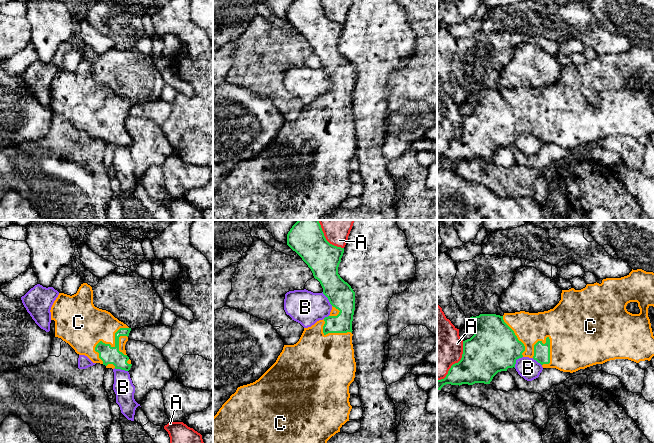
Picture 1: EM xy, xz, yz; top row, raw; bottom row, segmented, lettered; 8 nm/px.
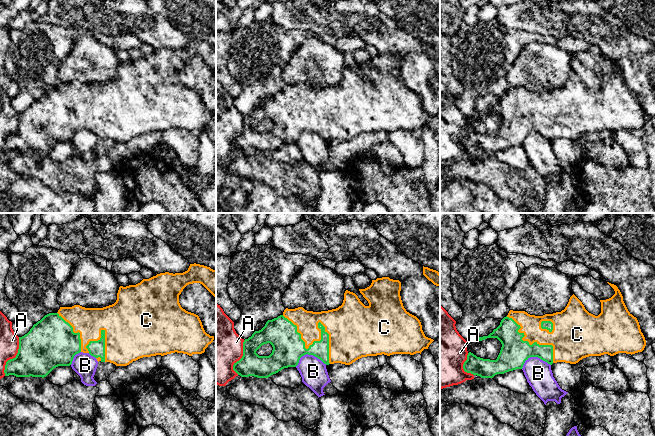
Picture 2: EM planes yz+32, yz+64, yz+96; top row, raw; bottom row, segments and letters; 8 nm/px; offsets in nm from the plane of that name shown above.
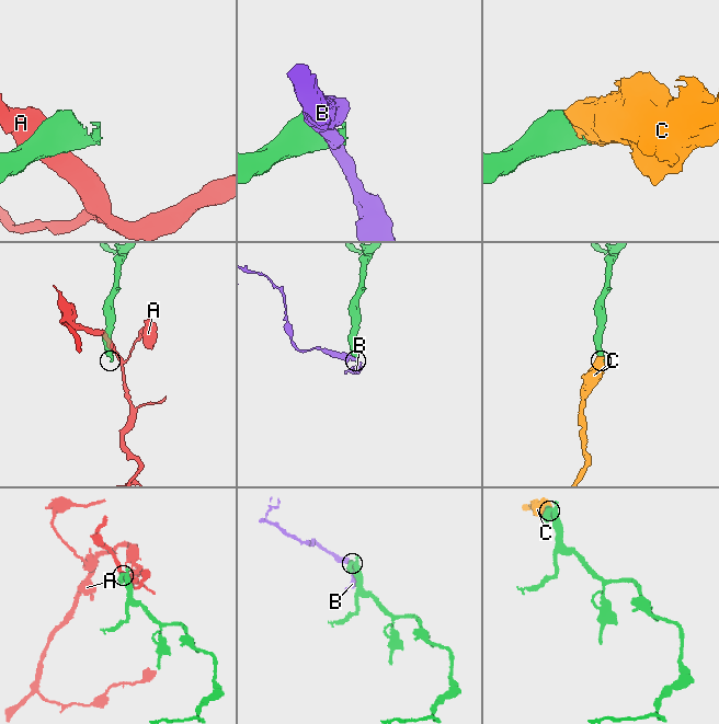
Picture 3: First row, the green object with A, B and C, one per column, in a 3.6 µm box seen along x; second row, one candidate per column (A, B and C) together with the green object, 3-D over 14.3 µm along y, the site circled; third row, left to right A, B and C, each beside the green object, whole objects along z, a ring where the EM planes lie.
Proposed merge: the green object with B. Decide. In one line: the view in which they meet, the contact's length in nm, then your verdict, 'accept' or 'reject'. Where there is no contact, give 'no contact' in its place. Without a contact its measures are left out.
yz | 120 nm | reject

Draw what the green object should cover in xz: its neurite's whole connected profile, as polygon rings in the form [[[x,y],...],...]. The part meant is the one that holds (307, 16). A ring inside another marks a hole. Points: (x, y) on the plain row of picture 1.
[[[294,0],[287,10],[287,21],[295,27],[311,45],[314,54],[320,58],[323,64],[323,70],[328,74],[332,81],[332,86],[328,93],[317,97],[311,103],[304,104],[304,107],[296,120],[284,121],[276,138],[258,156],[237,164],[236,168],[230,172],[213,193],[213,220],[327,220],[327,217],[336,209],[340,208],[340,204],[349,197],[349,190],[352,185],[349,178],[349,162],[354,157],[356,148],[356,138],[352,120],[355,68],[338,50],[338,43],[344,29],[344,24],[330,20],[326,16],[320,0]]]

